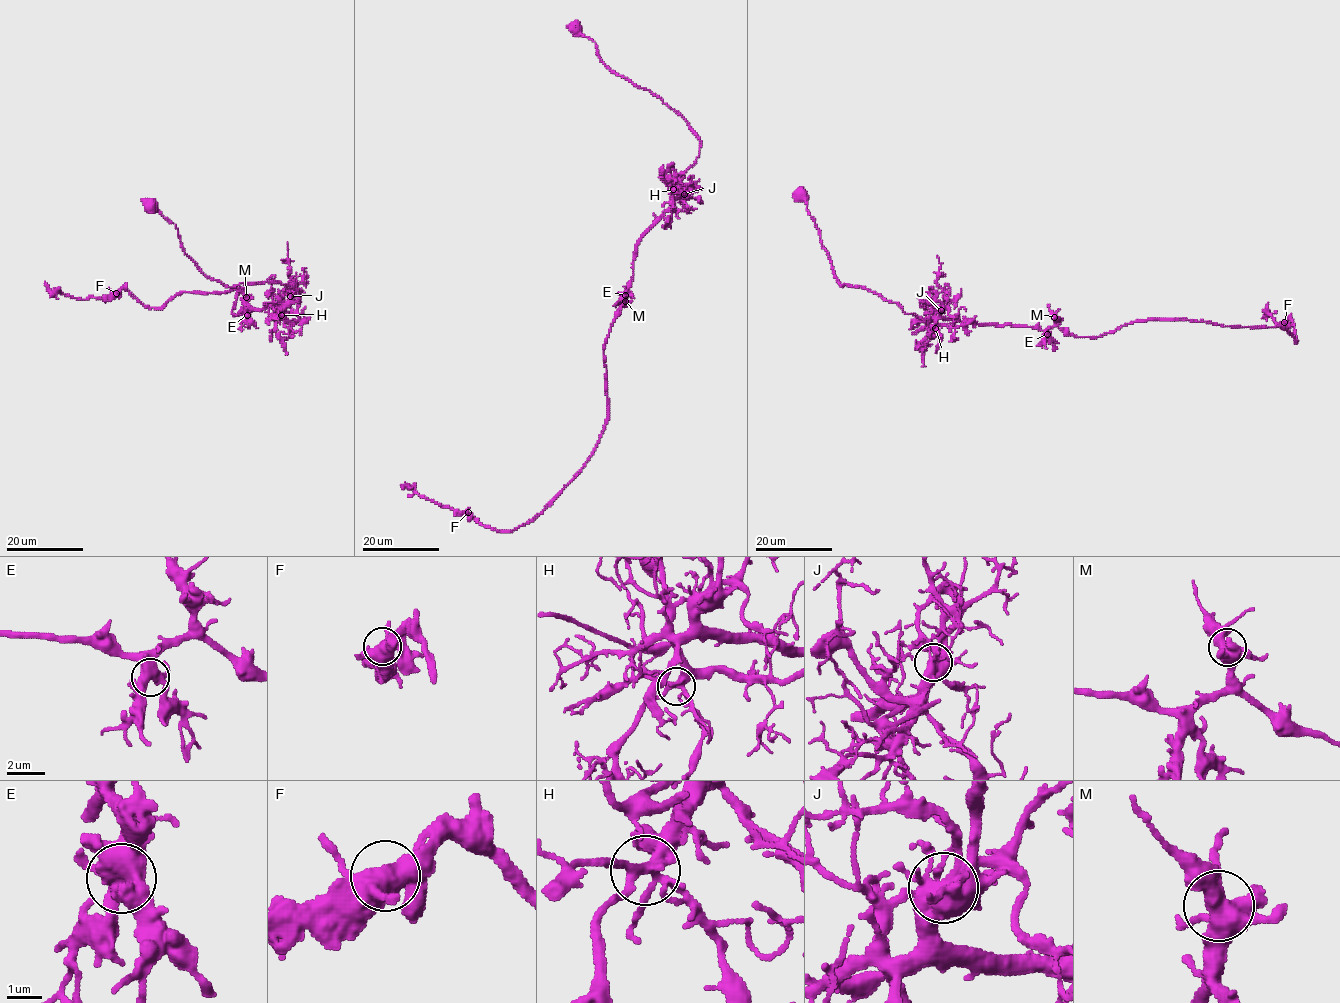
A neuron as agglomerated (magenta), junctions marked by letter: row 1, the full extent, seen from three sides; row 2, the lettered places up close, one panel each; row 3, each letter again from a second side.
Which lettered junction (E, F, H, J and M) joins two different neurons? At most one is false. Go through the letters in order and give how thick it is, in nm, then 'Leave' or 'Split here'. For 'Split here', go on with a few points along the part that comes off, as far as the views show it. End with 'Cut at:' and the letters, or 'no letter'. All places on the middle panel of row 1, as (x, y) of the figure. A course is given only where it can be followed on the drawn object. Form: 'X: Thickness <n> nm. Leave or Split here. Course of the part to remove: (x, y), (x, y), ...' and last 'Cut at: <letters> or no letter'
E: Thickness 550 nm. Leave
F: Thickness 550 nm. Leave
H: Thickness 320 nm. Leave
J: Thickness 600 nm. Leave
M: Thickness 550 nm. Leave
Cut at: no letter

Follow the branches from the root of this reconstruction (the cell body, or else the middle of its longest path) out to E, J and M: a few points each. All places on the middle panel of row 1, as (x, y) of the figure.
E: (575, 29), (610, 70), (677, 111), (700, 141), (680, 195), (639, 243), (625, 295)
J: (575, 29), (595, 43), (610, 70), (658, 96), (699, 139), (696, 162), (679, 178), (683, 194)
M: (575, 29), (610, 70), (677, 111), (700, 141), (680, 195), (639, 243), (625, 301)

